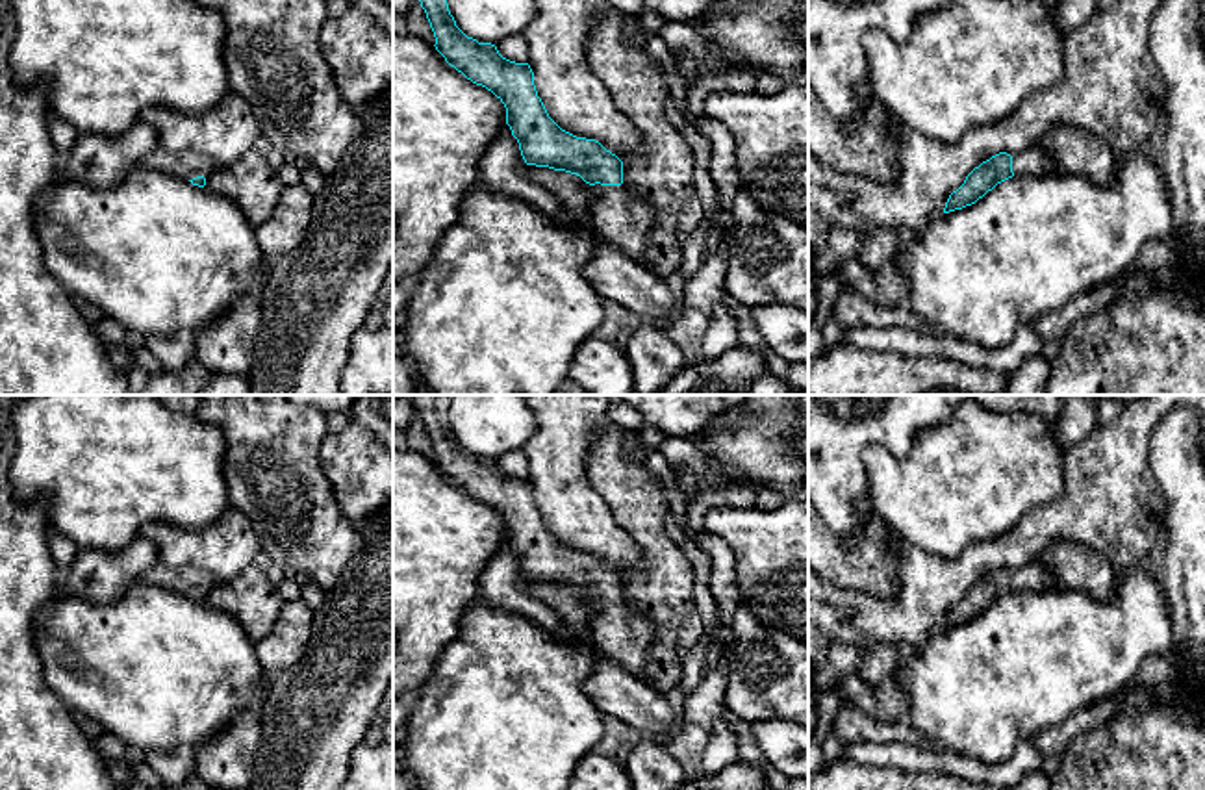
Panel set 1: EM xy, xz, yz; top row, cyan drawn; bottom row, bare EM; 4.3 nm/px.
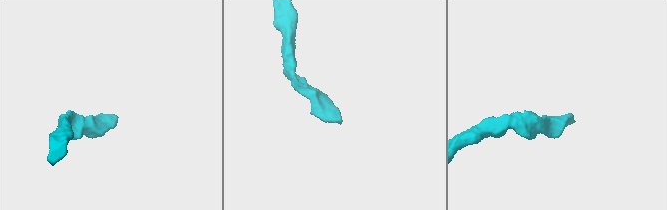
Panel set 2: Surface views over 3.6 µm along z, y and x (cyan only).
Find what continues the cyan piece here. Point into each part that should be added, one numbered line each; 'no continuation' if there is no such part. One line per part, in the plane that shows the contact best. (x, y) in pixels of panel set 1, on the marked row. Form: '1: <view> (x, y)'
1: xz (623, 221)

